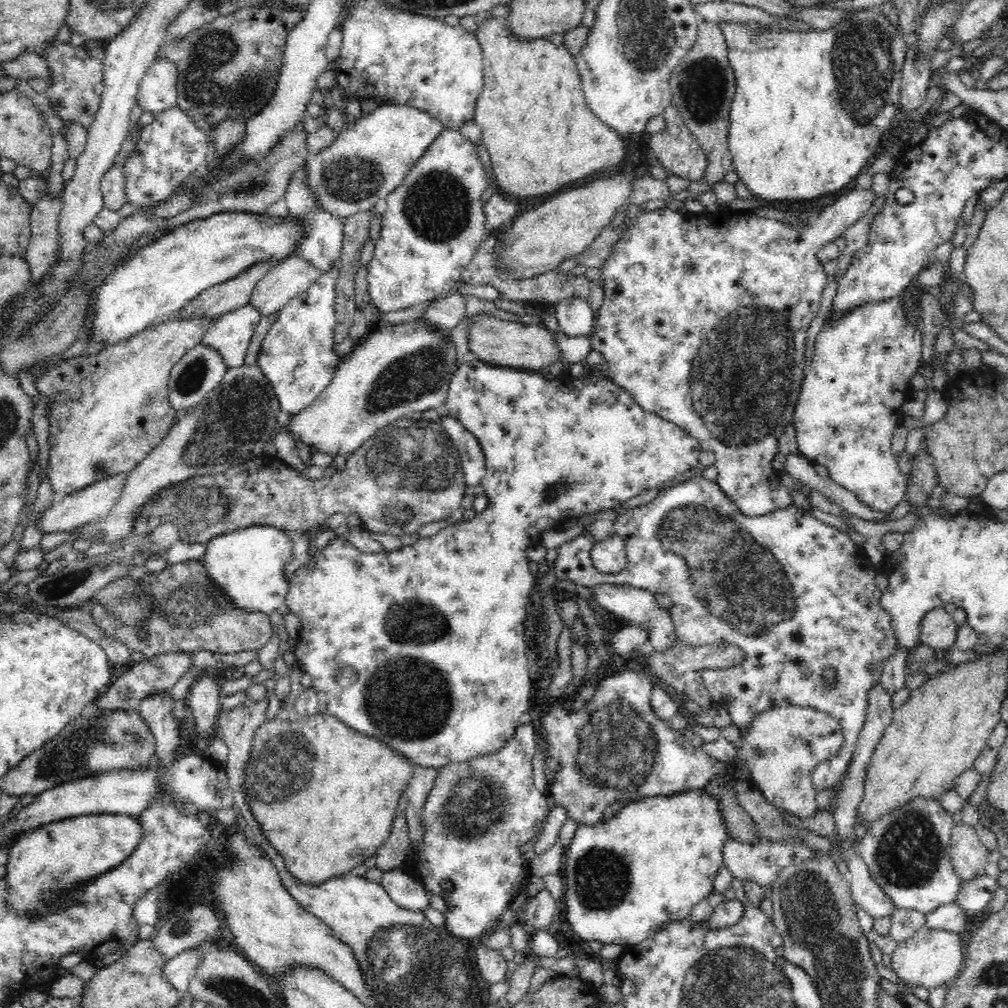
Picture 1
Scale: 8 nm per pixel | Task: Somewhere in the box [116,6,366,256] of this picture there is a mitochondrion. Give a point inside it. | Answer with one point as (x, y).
(213, 81)

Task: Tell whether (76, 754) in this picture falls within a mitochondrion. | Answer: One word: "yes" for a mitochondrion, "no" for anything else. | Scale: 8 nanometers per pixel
yes

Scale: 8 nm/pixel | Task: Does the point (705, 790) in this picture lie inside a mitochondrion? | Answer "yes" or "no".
no

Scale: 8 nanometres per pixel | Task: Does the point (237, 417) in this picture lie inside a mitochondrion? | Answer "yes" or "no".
yes

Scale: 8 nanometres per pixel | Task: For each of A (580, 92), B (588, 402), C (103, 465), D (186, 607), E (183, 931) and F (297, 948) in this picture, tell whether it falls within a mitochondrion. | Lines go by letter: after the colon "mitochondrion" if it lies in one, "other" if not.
A: other
B: other
C: mitochondrion
D: mitochondrion
E: mitochondrion
F: other

